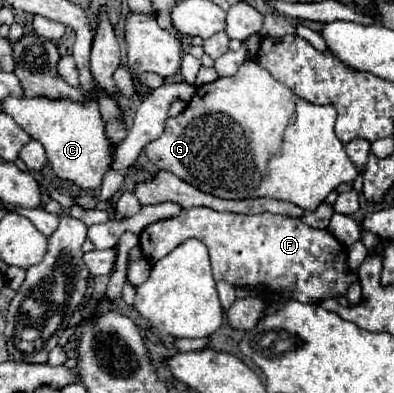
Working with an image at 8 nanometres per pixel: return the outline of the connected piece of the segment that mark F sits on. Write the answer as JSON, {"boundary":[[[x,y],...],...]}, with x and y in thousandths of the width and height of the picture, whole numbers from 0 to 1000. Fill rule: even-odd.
{"boundary":[[[530,527],[464,532],[449,552],[378,573],[353,603],[353,628],[388,674],[485,603],[525,623],[551,715],[571,710],[602,730],[662,730],[693,746],[693,756],[734,740],[754,766],[815,771],[830,756],[876,751],[906,710],[901,695],[881,695],[881,634],[835,588],[789,583],[764,557],[693,542],[602,547],[556,542]]]}

